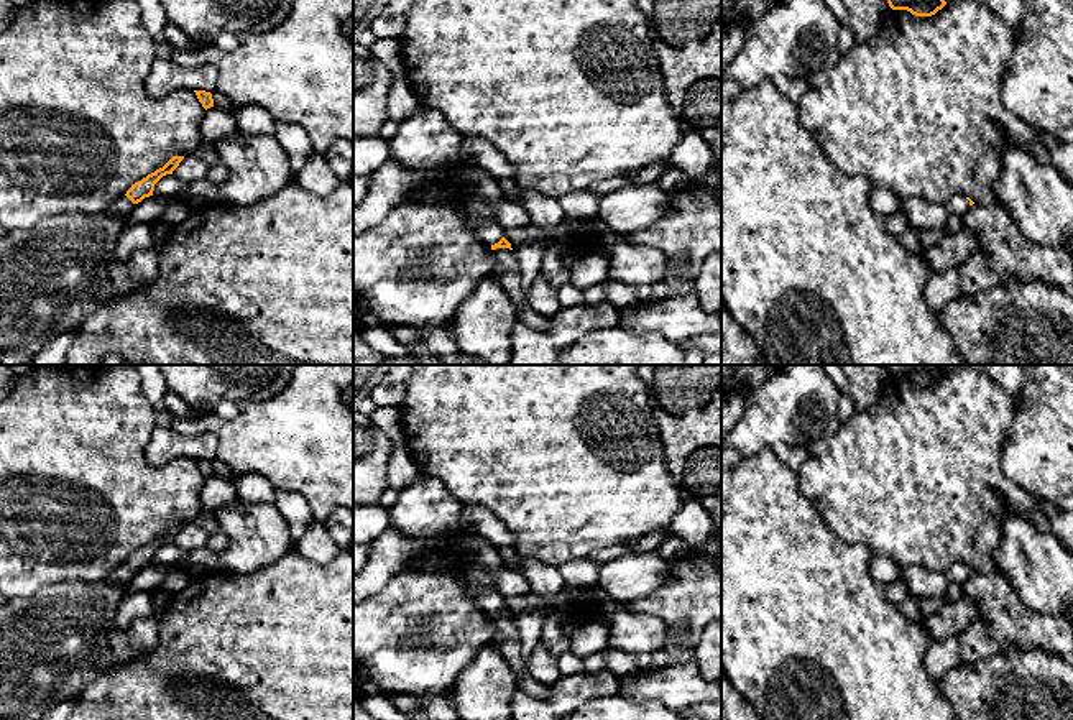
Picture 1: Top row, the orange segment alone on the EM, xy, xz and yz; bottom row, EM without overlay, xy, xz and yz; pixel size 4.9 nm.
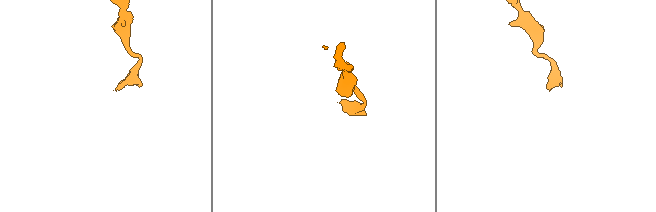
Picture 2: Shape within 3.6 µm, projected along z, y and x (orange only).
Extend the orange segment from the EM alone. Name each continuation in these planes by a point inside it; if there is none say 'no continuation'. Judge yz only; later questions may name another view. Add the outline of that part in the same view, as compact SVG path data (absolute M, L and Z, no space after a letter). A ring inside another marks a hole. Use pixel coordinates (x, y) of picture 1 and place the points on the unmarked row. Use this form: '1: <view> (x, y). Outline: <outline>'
1: yz (957, 574). Outline: M956 562L943 574L950 585L961 585L969 577L969 569L966 564Z

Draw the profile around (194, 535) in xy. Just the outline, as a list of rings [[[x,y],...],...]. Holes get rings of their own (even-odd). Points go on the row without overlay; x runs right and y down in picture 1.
[[[197,521],[184,524],[179,534],[173,539],[173,542],[186,551],[207,547],[207,541],[210,536],[212,526],[200,524]]]

